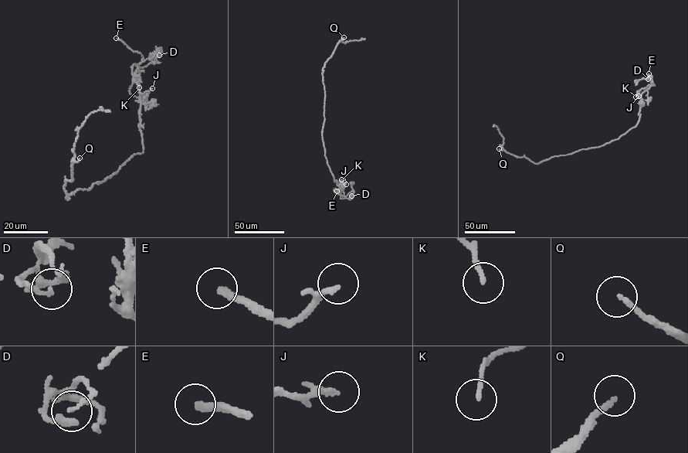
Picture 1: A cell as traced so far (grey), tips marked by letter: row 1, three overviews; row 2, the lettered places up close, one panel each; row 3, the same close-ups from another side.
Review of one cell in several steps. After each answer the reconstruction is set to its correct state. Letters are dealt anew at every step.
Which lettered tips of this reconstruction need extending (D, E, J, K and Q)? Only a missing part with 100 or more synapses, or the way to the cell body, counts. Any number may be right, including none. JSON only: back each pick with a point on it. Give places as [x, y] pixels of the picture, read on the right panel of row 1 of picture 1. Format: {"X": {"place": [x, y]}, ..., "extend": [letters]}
{"E": {"place": [649, 73]}, "Q": {"place": [499, 148]}, "extend": ["E", "Q"]}

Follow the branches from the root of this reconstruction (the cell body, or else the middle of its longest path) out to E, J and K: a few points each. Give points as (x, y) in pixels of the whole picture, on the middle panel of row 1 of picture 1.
E: (323, 126), (327, 163), (334, 181), (340, 184), (338, 189), (340, 194), (344, 195), (343, 192), (337, 191)
J: (323, 126), (322, 139), (327, 164), (334, 181), (339, 185), (346, 184)
K: (323, 126), (325, 157), (334, 181), (340, 184), (338, 189), (340, 194), (341, 179)

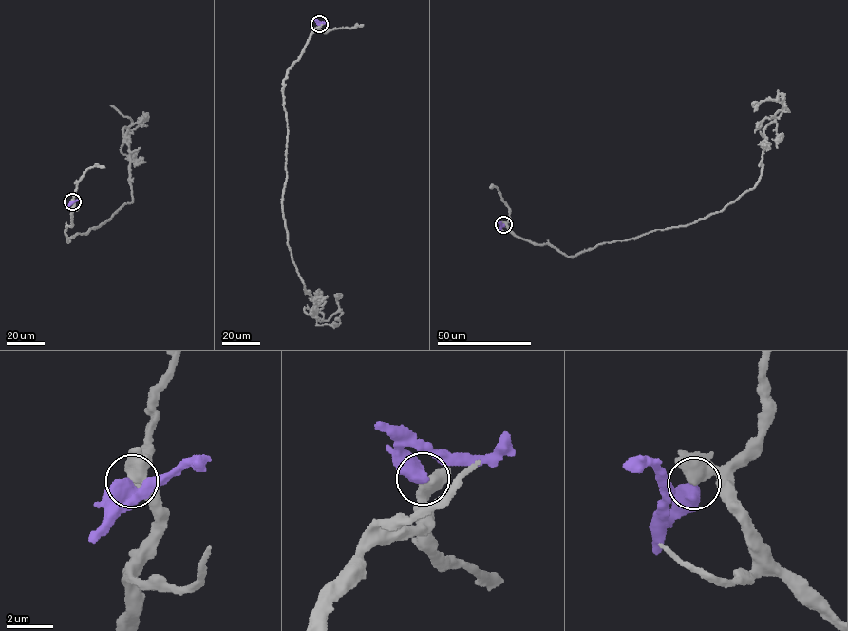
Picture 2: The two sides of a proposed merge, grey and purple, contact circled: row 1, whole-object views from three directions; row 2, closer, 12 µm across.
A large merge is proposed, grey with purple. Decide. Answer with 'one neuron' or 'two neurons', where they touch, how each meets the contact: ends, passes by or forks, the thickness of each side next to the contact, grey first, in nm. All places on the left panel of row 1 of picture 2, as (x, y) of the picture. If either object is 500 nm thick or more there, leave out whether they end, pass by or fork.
two neurons | (72, 201) | 440/650 nm

